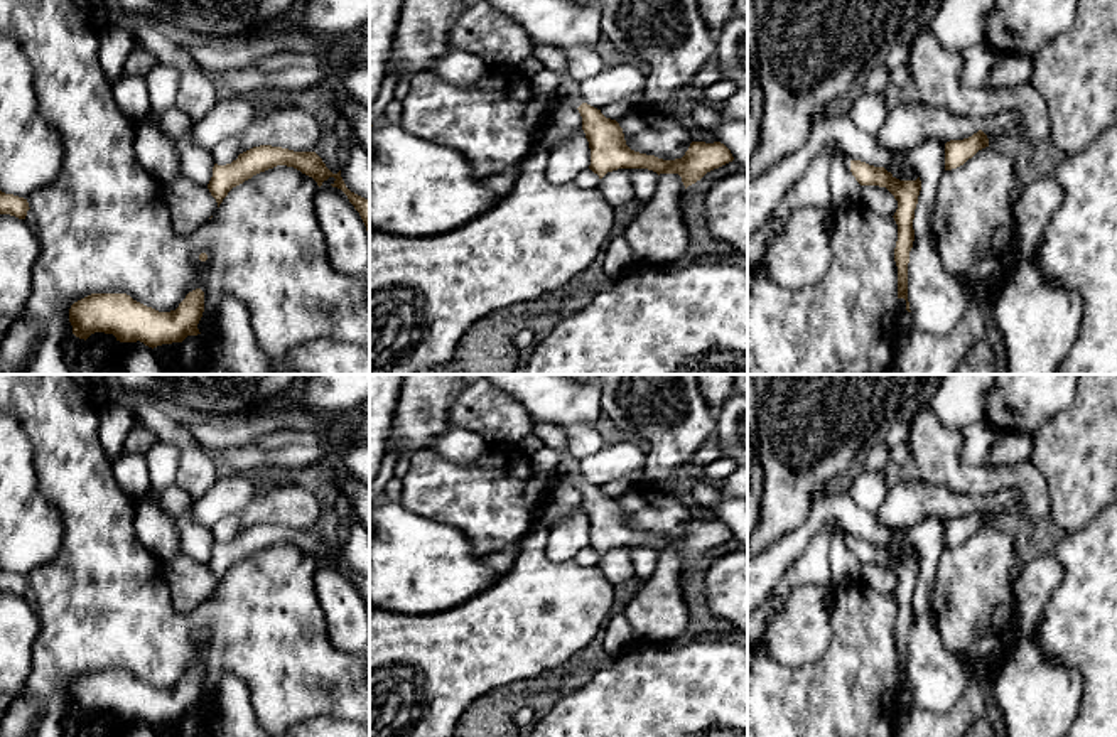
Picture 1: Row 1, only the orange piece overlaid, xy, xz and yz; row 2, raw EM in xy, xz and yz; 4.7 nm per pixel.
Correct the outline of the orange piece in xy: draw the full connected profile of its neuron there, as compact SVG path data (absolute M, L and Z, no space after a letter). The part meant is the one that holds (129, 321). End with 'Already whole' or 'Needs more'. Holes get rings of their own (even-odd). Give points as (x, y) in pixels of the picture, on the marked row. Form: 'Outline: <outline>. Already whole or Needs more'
Outline: M196 288L175 310L159 312L127 293L91 293L69 309L73 334L88 339L94 332L113 334L120 342L143 342L148 347L182 342L201 334L204 292Z. Already whole

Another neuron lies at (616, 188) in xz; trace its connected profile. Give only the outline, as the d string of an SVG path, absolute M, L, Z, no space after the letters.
M628 169L607 172L601 179L599 191L612 207L628 204L634 199L634 189L629 180Z

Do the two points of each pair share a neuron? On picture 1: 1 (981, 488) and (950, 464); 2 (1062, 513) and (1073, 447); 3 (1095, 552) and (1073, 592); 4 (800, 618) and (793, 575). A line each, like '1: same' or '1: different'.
1: same
2: same
3: same
4: different

